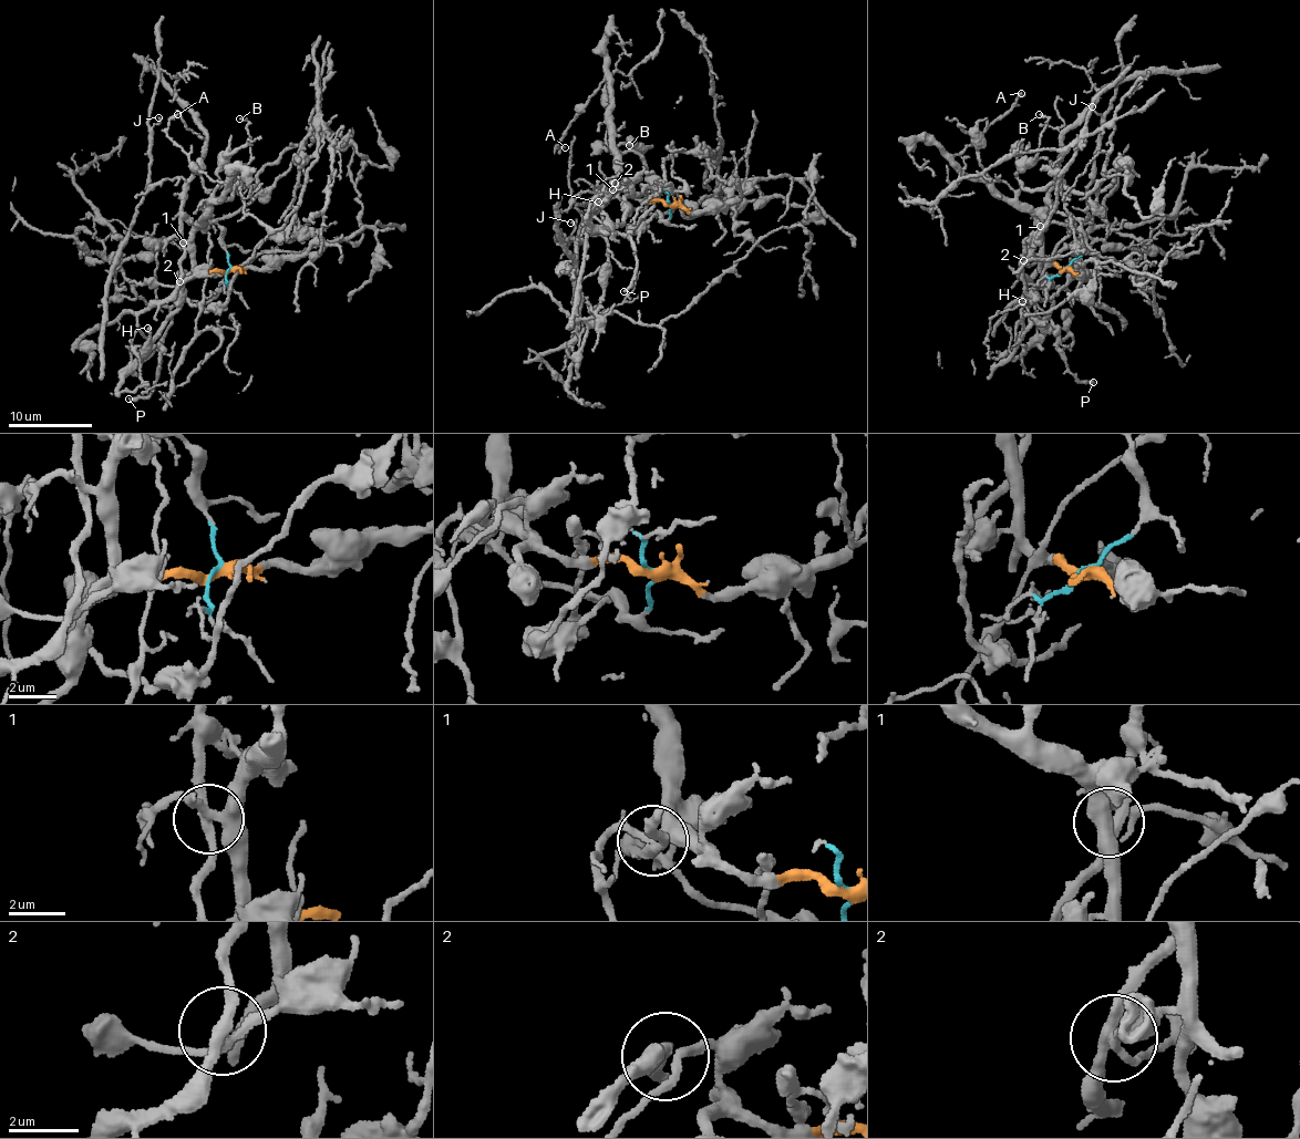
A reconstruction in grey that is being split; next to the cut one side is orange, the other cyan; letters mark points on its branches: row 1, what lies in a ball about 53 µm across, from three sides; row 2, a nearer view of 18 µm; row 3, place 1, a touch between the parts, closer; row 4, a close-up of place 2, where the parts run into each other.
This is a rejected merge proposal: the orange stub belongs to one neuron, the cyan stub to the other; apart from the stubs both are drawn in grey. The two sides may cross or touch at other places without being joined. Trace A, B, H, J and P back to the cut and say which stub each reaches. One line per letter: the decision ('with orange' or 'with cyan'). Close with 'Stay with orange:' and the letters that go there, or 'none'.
A: with orange
B: with orange
H: with orange
J: with orange
P: with cyan
Stay with orange: A, B, H, J

